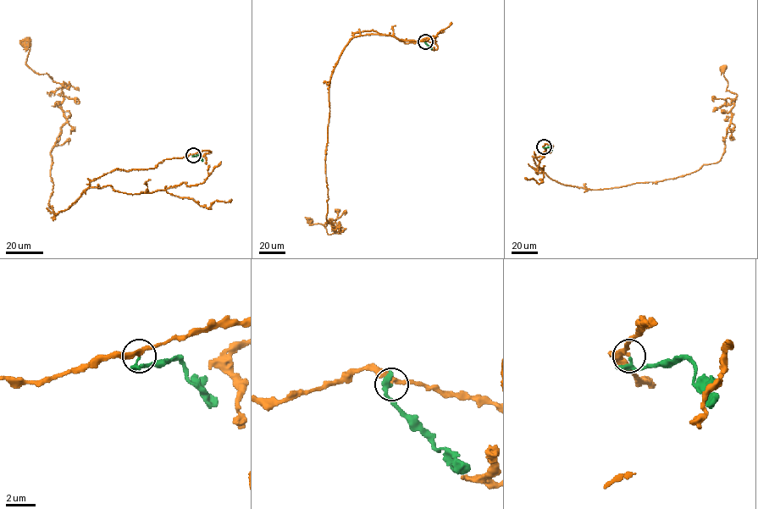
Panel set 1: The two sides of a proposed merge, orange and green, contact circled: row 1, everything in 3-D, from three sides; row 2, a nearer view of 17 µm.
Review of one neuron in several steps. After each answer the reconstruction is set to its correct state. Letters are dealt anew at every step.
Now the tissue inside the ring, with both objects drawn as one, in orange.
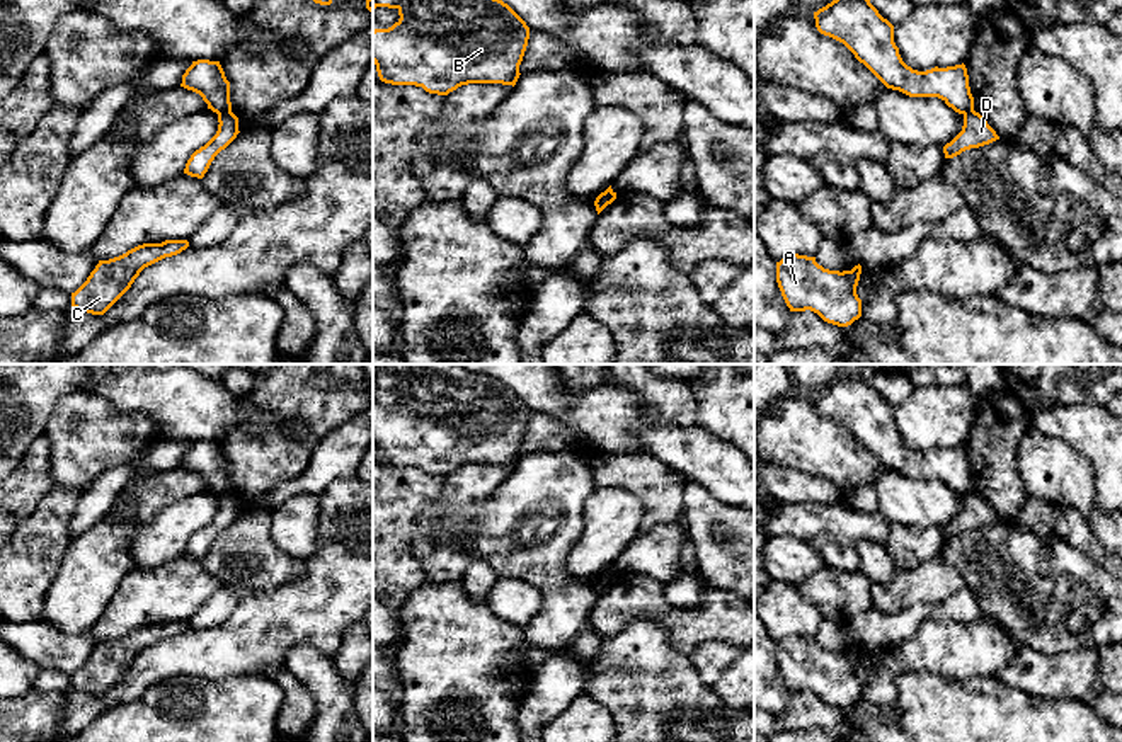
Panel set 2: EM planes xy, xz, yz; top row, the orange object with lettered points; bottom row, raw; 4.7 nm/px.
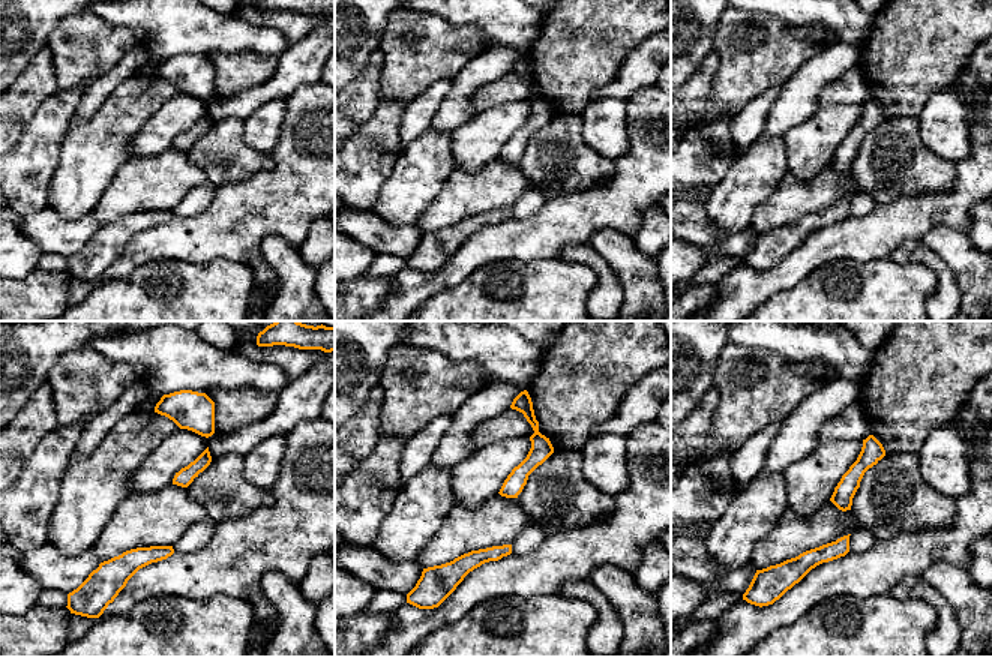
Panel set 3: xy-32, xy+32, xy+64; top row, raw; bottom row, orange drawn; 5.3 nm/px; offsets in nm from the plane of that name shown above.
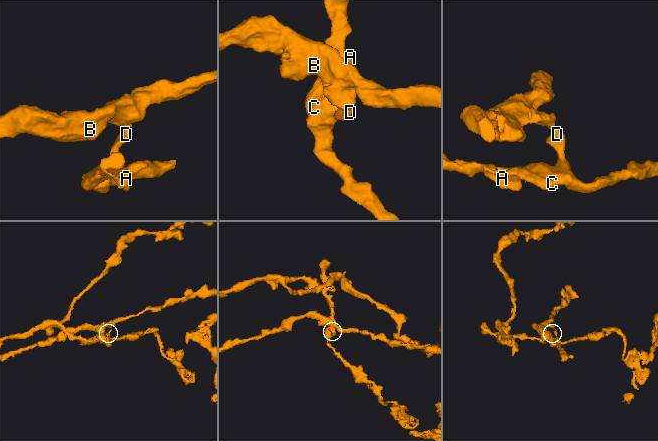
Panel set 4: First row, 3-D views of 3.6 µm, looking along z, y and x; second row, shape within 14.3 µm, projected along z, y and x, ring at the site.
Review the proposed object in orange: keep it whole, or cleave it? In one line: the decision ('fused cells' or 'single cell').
fused cells

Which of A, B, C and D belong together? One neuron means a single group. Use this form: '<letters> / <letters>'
A C D / B

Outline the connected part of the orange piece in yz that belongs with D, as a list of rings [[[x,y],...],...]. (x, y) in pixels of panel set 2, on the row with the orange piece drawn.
[[[969,109],[964,114],[962,131],[950,143],[943,146],[943,153],[945,158],[953,158],[965,150],[979,148],[996,140],[999,140],[999,136],[987,124],[987,121],[974,109]]]

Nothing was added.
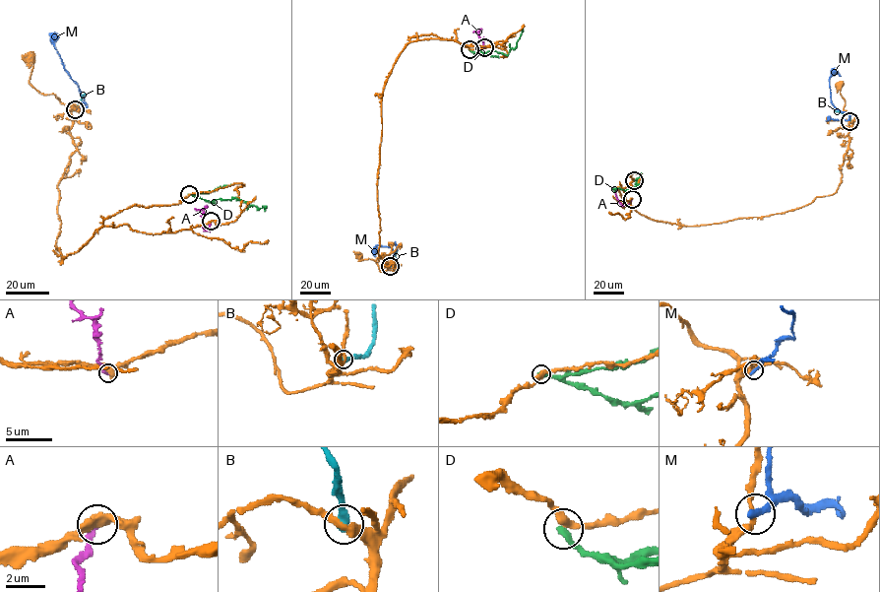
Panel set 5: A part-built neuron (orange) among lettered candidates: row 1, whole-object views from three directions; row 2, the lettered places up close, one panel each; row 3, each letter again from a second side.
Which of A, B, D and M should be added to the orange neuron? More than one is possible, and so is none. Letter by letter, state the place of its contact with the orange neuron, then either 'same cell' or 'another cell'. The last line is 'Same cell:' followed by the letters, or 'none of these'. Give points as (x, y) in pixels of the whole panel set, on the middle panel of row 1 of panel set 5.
A: contact (484, 47); another cell
B: contact (390, 266); another cell
D: contact (470, 49); another cell
M: contact (390, 266); another cell
Same cell: none of these

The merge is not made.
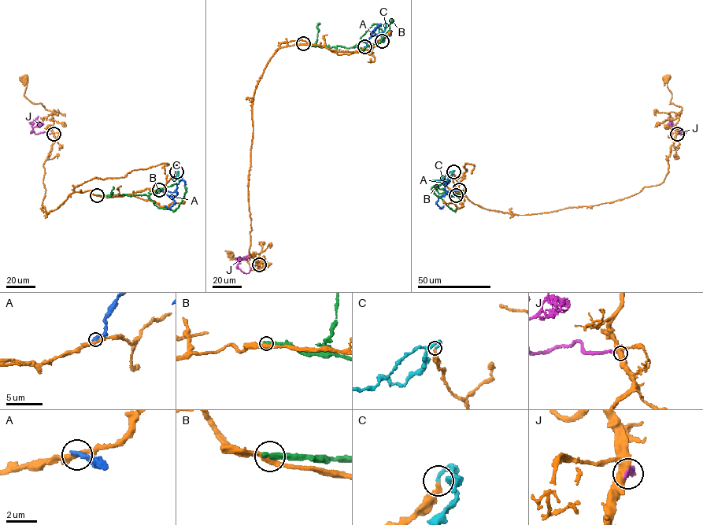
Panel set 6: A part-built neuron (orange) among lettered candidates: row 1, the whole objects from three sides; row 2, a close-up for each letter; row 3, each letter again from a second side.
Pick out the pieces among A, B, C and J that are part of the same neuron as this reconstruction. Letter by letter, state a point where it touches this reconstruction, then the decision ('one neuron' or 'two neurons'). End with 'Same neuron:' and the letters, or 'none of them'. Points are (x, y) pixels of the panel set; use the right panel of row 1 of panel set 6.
A: (459, 190) | two neurons
B: (456, 195) | two neurons
C: (453, 171) | one neuron
J: (677, 134) | two neurons
Same neuron: C

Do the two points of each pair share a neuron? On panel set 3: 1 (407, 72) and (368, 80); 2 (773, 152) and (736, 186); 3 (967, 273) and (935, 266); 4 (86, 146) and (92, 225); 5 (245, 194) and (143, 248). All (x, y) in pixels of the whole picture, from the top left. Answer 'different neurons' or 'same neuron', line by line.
1: different neurons
2: same neuron
3: different neurons
4: different neurons
5: same neuron

